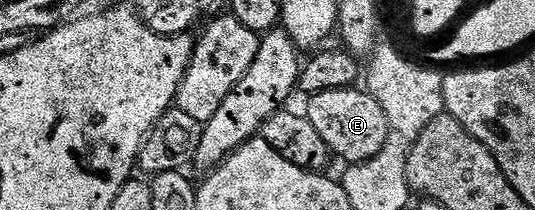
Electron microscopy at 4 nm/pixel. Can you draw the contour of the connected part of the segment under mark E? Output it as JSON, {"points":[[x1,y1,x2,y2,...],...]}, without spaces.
{"points":[[352,86,335,88,314,94,309,100,307,118,319,135,323,137,330,152,341,159,346,159,346,164,368,163,381,154,387,144,389,135,389,119,383,105,375,96,370,95,365,89,354,89]]}

